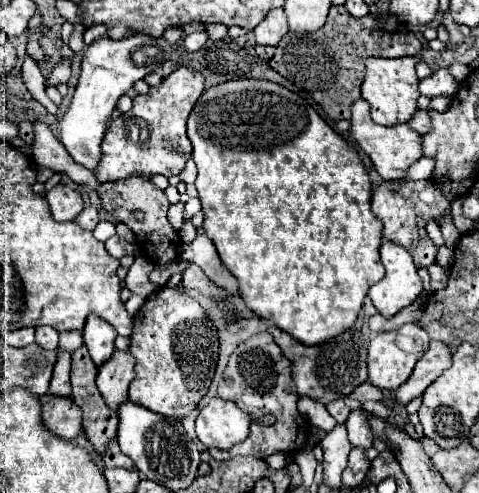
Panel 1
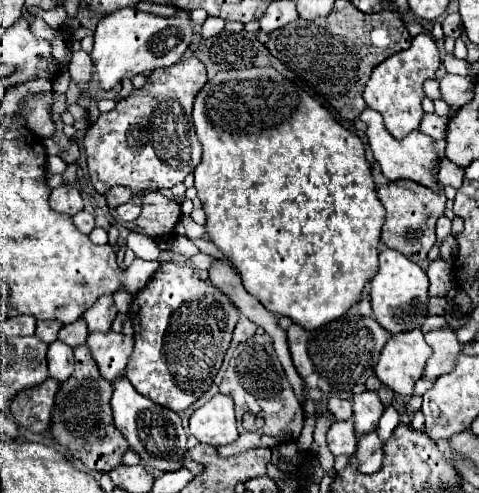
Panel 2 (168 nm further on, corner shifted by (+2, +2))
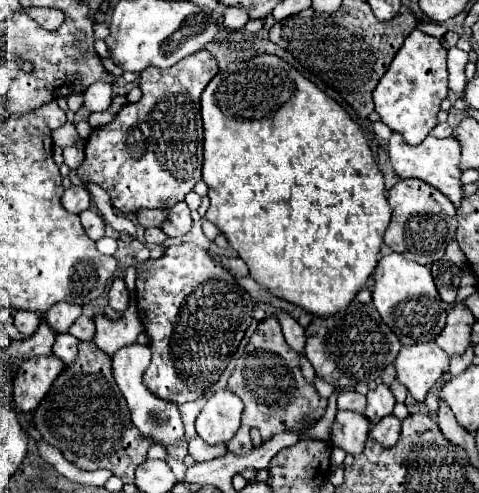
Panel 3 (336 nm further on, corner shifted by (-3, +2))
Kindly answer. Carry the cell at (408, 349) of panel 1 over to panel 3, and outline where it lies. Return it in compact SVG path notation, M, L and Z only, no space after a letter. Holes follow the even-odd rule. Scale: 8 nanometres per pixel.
M417 342L403 346L393 360L393 366L397 370L397 380L417 402L423 402L429 388L447 370L449 356L435 342Z

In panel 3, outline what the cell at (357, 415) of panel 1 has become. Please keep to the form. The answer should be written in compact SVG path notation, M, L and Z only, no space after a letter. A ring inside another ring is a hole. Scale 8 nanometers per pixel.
M379 384L375 390L371 390L367 394L365 416L369 418L371 424L377 424L381 418L385 418L393 412L393 406L395 406L395 398L393 398L391 390L385 384Z

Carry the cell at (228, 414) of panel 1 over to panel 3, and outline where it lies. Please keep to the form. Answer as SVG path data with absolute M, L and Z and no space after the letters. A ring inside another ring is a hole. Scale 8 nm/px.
M217 390L197 416L197 434L207 444L227 444L239 430L243 402L229 390Z

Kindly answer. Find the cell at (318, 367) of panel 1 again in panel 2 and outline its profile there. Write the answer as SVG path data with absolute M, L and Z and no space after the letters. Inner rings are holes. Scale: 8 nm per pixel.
M356 308L318 330L306 330L298 324L288 328L288 344L294 366L314 402L348 390L366 390L366 380L374 374L374 364L378 362L378 356L390 336L392 334L386 332L372 316L366 318Z

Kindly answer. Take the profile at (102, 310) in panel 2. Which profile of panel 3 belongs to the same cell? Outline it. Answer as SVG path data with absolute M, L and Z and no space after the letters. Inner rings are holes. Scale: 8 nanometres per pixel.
M115 278L111 290L109 290L109 306L115 310L115 312L123 312L129 304L129 294L127 294L127 288L125 288L125 282L123 278Z

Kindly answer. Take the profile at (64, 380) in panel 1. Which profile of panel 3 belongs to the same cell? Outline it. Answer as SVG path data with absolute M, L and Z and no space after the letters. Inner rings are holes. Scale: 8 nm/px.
M63 334L63 336L57 336L55 344L53 344L53 356L57 356L65 366L73 366L75 360L77 360L77 340L75 336L71 334Z

